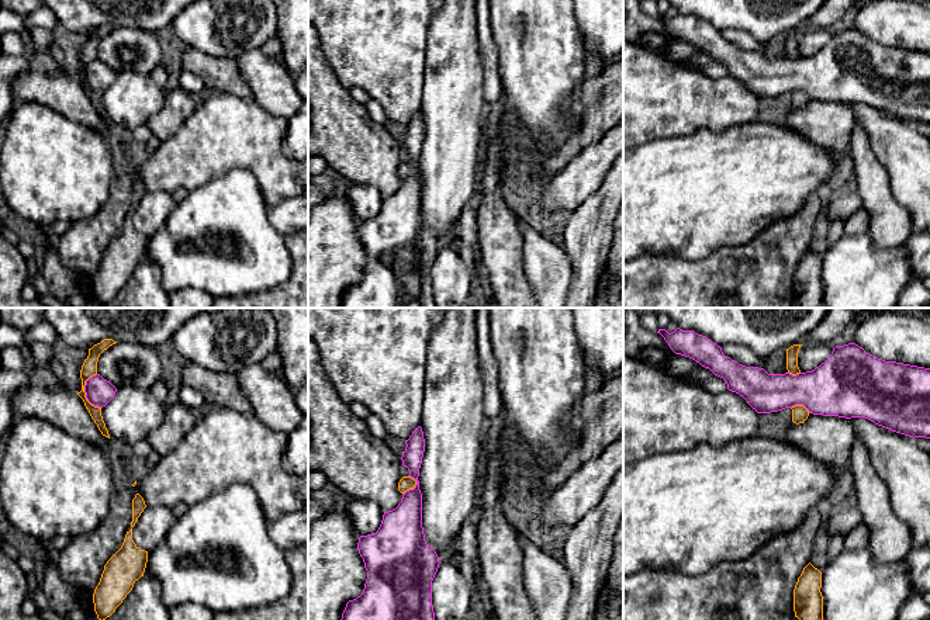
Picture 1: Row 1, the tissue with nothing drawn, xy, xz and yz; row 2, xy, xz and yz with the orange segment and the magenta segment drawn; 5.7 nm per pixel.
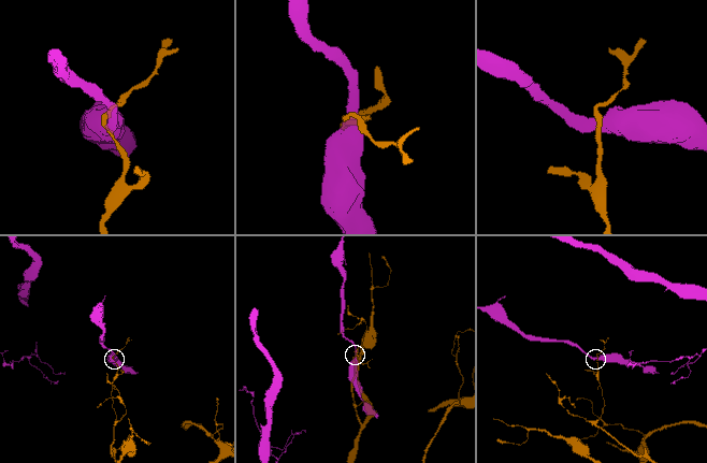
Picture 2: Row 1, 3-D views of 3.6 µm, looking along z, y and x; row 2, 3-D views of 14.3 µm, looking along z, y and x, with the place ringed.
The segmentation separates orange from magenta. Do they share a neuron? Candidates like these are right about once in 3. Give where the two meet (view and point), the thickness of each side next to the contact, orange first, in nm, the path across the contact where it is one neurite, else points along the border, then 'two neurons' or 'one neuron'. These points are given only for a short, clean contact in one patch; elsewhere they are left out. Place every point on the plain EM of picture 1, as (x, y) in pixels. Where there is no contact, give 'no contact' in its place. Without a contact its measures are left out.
contact xy (85, 78); calibres 90 and 160 nm; border xy (96, 58), (86, 66), (85, 82), (100, 93); two neurons

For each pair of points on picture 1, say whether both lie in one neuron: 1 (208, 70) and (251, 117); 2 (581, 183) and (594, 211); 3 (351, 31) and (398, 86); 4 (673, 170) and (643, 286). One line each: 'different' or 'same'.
1: different
2: different
3: same
4: different

